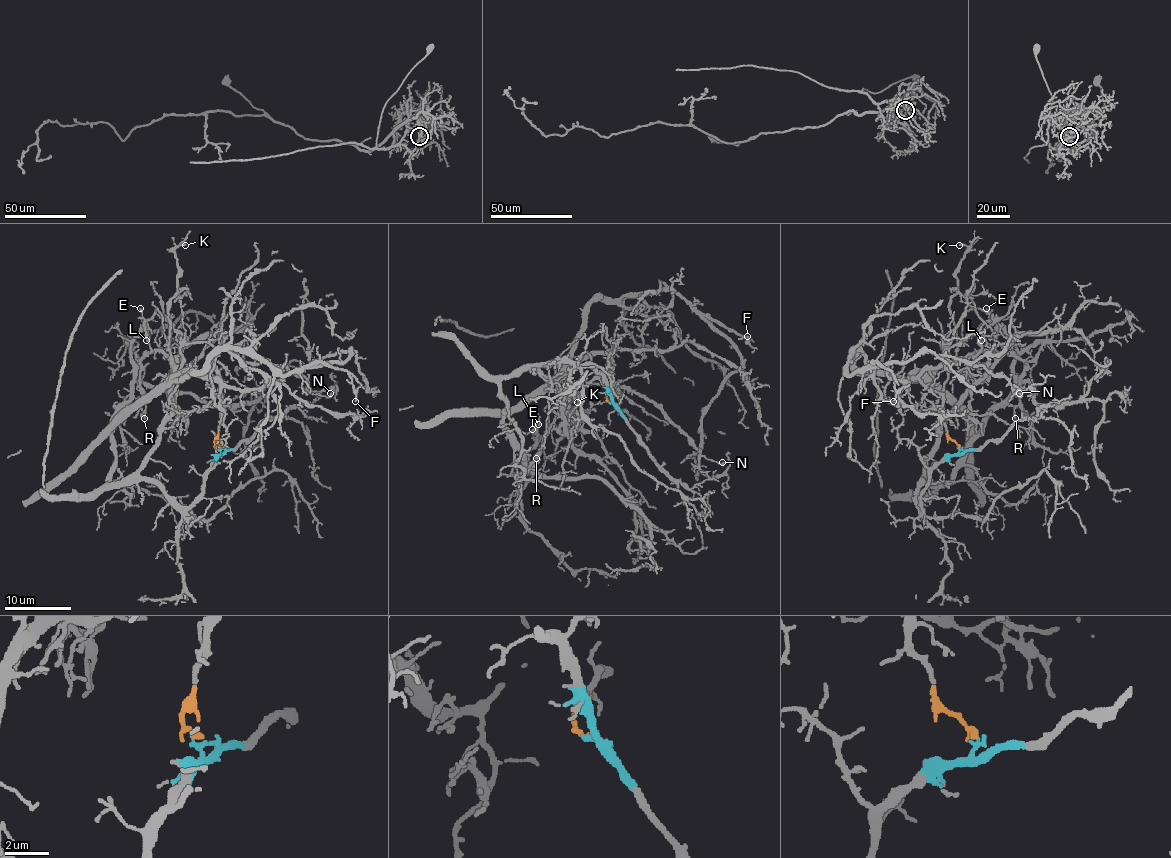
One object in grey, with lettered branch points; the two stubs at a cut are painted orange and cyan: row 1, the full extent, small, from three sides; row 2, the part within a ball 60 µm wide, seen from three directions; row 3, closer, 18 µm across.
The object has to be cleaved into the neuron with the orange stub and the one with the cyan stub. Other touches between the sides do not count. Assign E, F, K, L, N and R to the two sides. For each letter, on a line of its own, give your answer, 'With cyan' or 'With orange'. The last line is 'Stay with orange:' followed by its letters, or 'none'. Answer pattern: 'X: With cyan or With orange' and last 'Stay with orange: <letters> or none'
E: With cyan
F: With orange
K: With orange
L: With cyan
N: With orange
R: With orange
Stay with orange: F, K, N, R

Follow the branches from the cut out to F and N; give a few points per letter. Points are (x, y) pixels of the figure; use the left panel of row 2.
F: (218, 447), (218, 379), (178, 375), (223, 349), (251, 349), (286, 374), (323, 362), (348, 372), (354, 400)
N: (218, 447), (223, 397), (213, 361), (223, 349), (243, 361), (283, 364), (301, 374), (313, 394), (331, 392)

